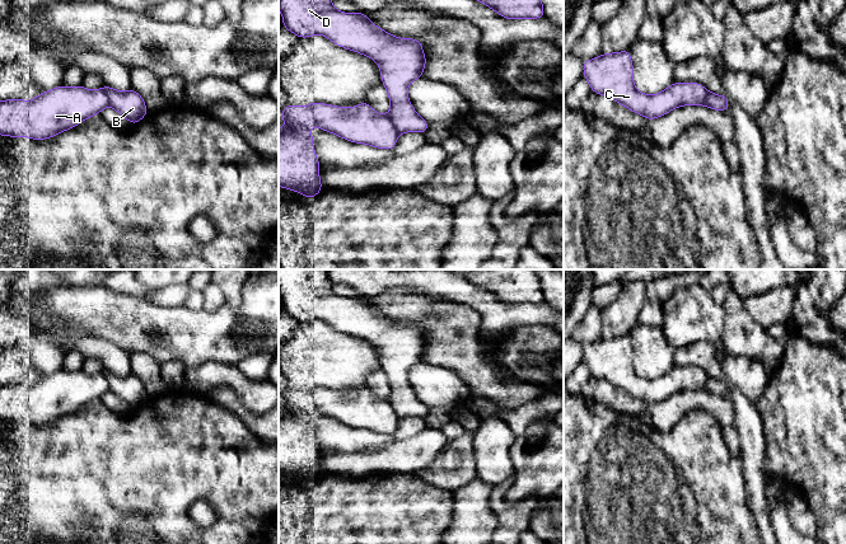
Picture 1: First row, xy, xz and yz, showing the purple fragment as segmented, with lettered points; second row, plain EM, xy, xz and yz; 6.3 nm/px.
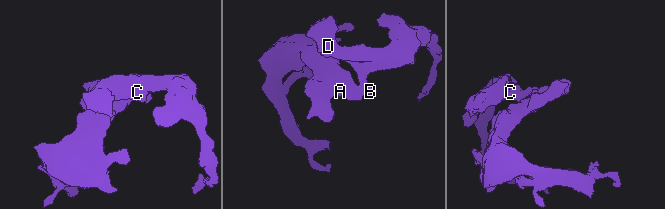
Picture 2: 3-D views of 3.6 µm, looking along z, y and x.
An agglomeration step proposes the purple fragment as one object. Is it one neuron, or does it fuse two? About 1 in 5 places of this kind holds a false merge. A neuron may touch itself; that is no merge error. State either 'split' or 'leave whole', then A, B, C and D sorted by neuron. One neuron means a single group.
split; A / B C D

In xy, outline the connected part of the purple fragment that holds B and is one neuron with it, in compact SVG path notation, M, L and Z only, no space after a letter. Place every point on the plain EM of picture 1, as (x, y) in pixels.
M107 370L103 374L108 381L109 391L128 404L132 411L148 399L142 381L134 374L120 376Z

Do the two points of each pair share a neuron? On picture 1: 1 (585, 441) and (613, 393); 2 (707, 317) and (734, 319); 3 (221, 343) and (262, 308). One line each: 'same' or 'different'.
1: different
2: different
3: same

